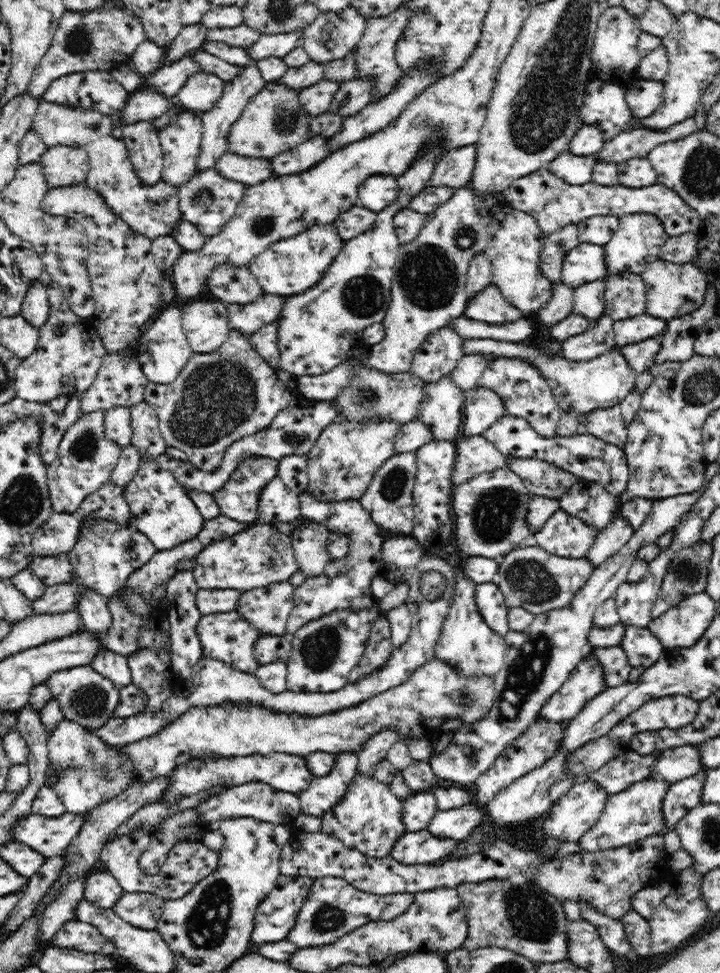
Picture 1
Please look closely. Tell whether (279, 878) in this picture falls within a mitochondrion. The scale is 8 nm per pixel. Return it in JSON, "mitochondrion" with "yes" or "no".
{"mitochondrion":"no"}

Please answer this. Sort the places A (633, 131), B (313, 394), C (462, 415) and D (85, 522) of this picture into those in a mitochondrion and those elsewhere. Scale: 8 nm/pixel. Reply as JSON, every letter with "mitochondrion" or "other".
{"A":"other","B":"other","C":"other","D":"other"}

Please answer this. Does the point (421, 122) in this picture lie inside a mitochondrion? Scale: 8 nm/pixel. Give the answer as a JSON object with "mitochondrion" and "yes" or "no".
{"mitochondrion":"yes"}

